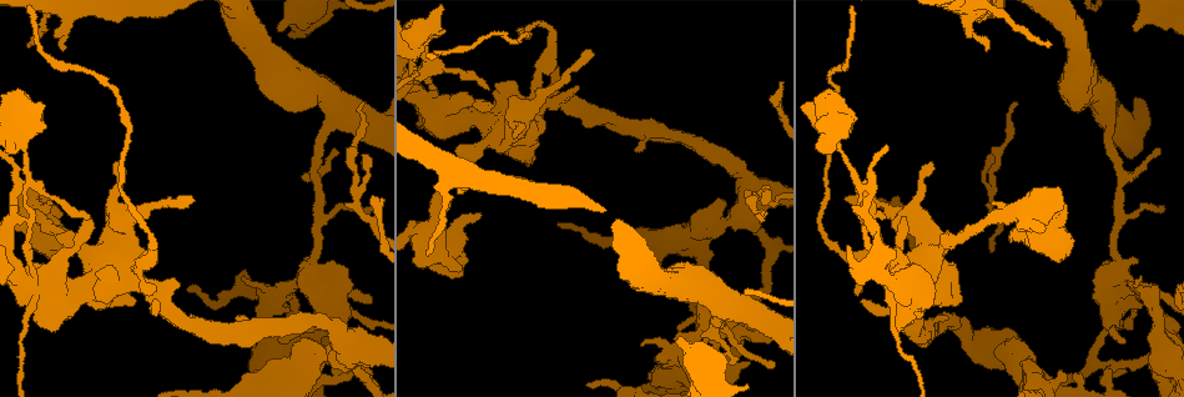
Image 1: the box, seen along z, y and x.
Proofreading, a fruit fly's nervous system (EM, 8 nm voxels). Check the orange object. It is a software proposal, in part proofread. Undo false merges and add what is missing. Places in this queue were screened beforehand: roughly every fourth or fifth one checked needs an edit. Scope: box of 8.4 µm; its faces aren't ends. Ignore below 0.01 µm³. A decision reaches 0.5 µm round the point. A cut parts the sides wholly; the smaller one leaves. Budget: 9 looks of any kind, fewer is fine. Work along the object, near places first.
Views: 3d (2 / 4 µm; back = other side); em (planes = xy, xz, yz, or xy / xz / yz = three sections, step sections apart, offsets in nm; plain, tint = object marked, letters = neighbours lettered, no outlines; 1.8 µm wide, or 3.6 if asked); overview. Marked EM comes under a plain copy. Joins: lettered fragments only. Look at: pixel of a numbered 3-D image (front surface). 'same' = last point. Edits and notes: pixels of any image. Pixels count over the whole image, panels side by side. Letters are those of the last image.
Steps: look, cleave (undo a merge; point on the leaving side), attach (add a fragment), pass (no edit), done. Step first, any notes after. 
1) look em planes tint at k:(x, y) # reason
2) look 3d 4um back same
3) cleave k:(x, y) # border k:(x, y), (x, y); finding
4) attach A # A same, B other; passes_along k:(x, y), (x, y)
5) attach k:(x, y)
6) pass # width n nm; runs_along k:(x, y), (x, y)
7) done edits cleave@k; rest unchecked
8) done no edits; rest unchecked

look 3d 2um at 1:(1144, 293) # abrupt turn

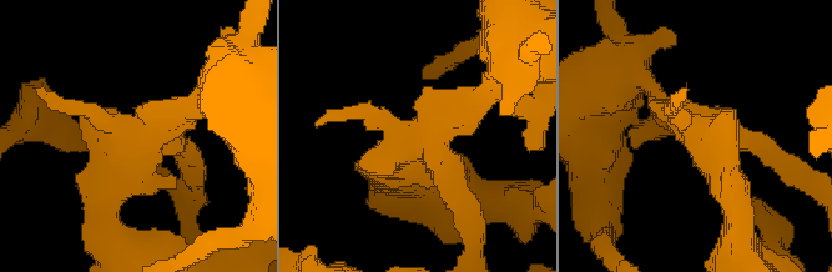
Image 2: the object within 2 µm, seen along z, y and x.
look em planes letters at 2:(424, 143)

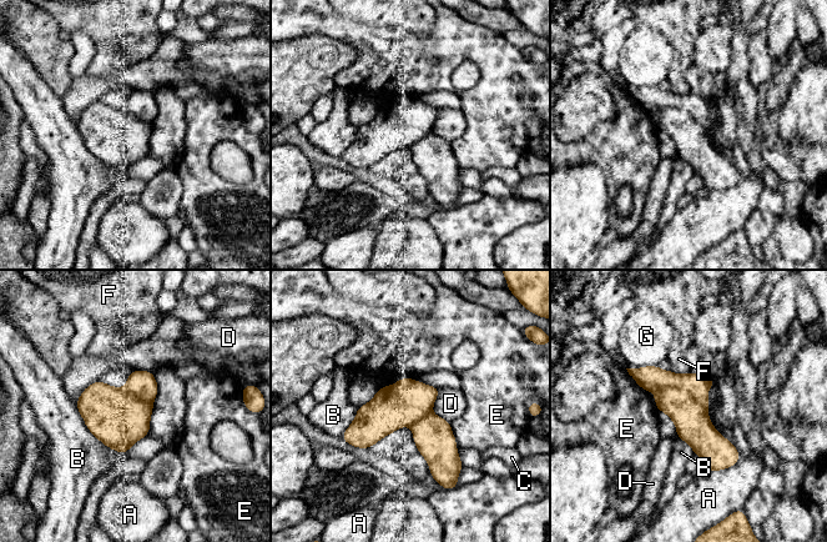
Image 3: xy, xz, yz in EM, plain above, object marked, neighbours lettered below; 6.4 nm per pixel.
cleave 3:(692, 425) # A other, B other, C other, D other, E other, F other, G other; border 3:(656, 390), (681, 386), (707, 413); two neurons meet here

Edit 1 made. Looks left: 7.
look overview

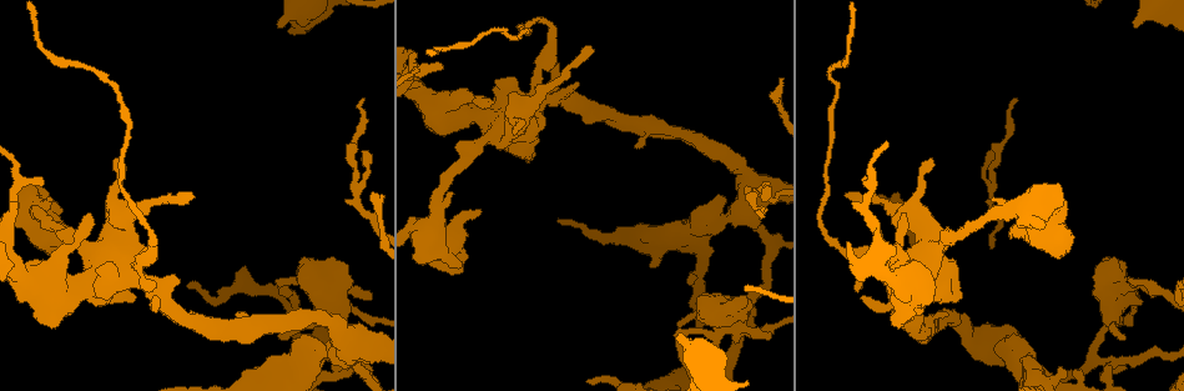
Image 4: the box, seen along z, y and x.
look 3d 4um at 4:(1093, 355) # sharp bend

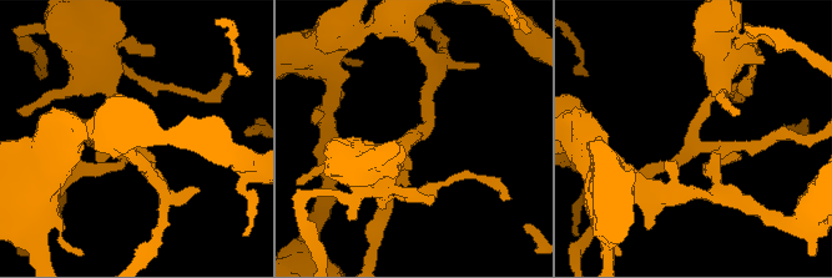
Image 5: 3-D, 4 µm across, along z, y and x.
look em 3.6um planes tint at 5:(414, 134) # arms 4; need the tissue

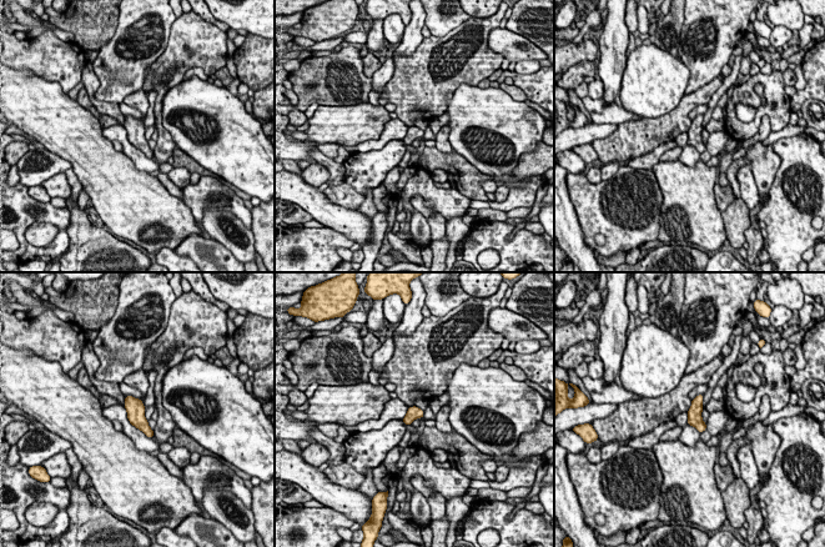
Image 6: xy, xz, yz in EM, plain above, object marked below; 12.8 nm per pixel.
look em 3.6um planes letters same # see the neighbours

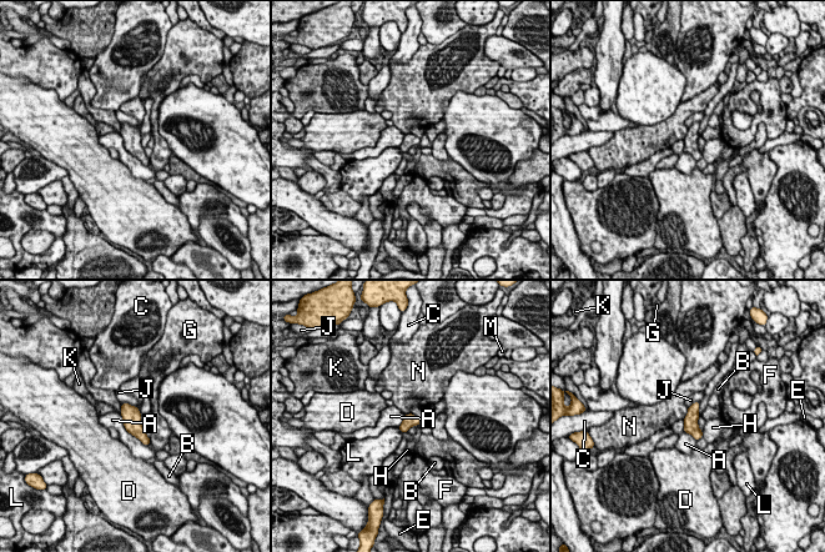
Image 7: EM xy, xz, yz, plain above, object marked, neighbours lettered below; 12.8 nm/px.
pass # A other, B other, C other, D other, E other, F other, G other, H other, J other, K other, L other, M other, N other; border 7:(688, 407), (688, 412), (683, 418); all the same neuron

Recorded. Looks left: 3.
look 3d 4um back at 4:(135, 299) # branch stops here

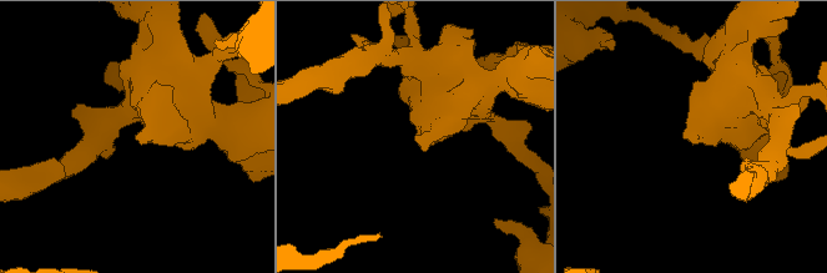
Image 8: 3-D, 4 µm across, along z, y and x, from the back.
look em xy step 4 tint at 8:(697, 135) # now the EM

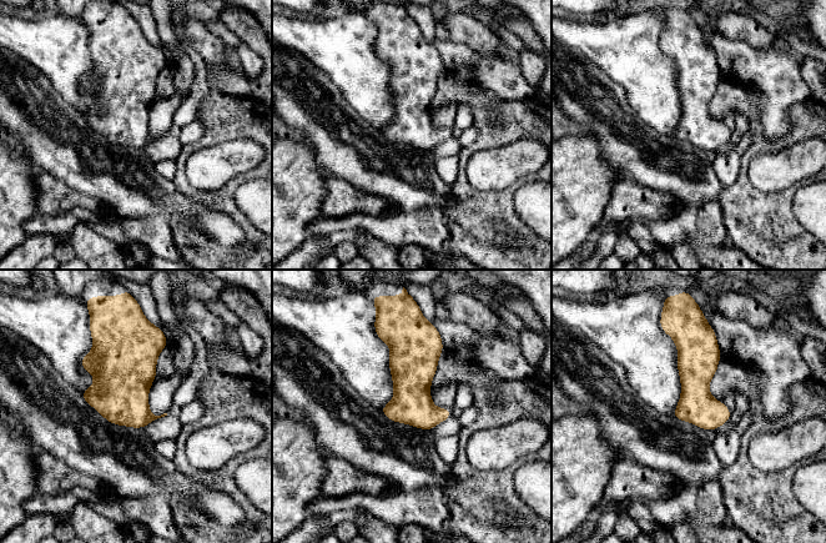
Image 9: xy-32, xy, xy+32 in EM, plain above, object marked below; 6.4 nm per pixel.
look em xy step 4 letters same # what lies round it

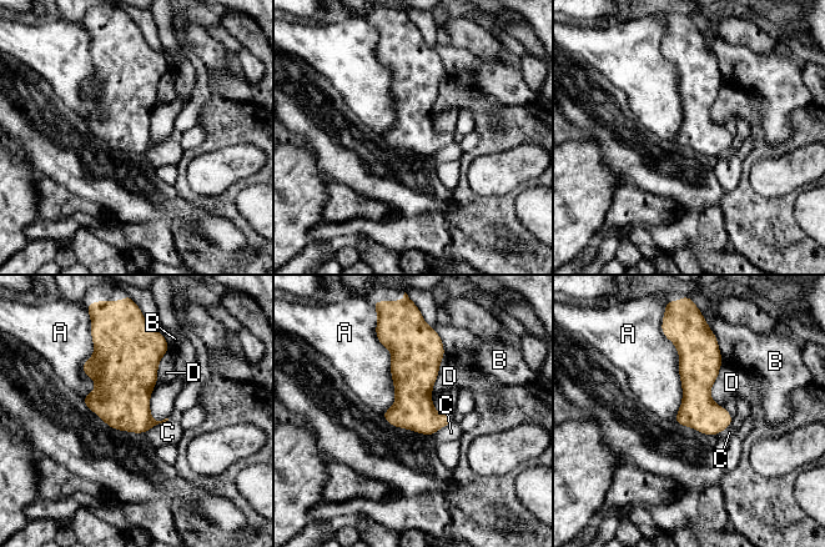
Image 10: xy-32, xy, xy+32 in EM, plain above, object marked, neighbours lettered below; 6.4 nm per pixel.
pass # A other, B other, C other, D other; border 10:(662, 334), (678, 352), (674, 422); no lettered fragment goes on from it

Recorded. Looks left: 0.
done edits cleave@3; rest unchecked

